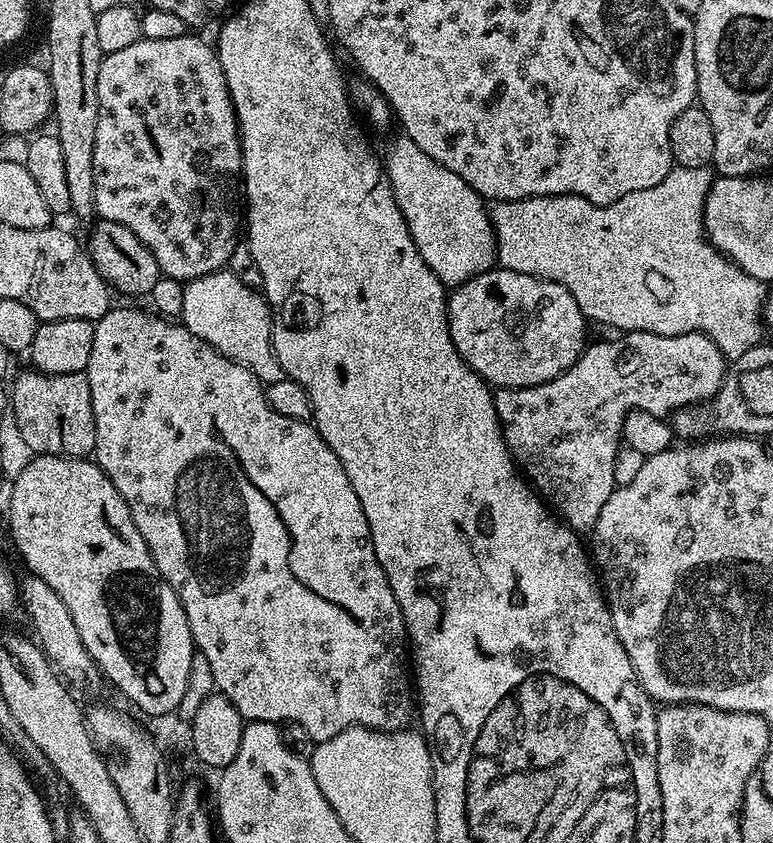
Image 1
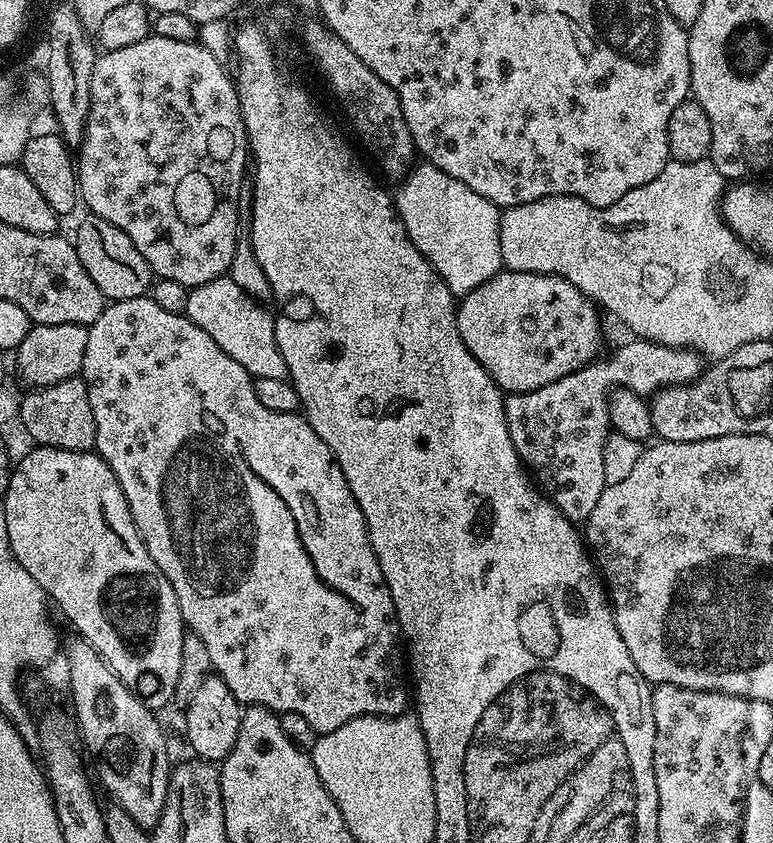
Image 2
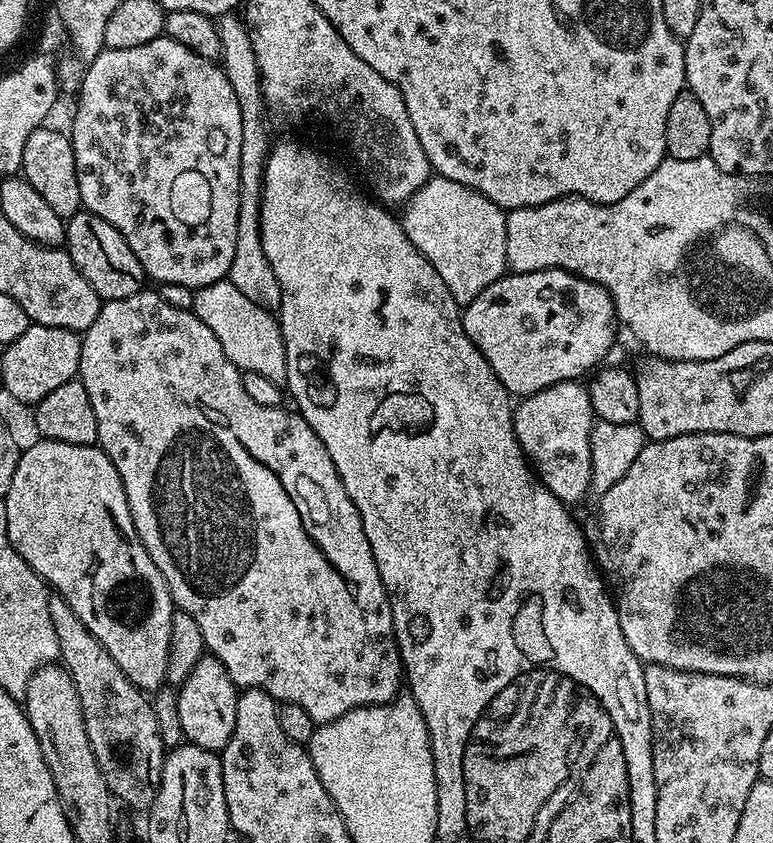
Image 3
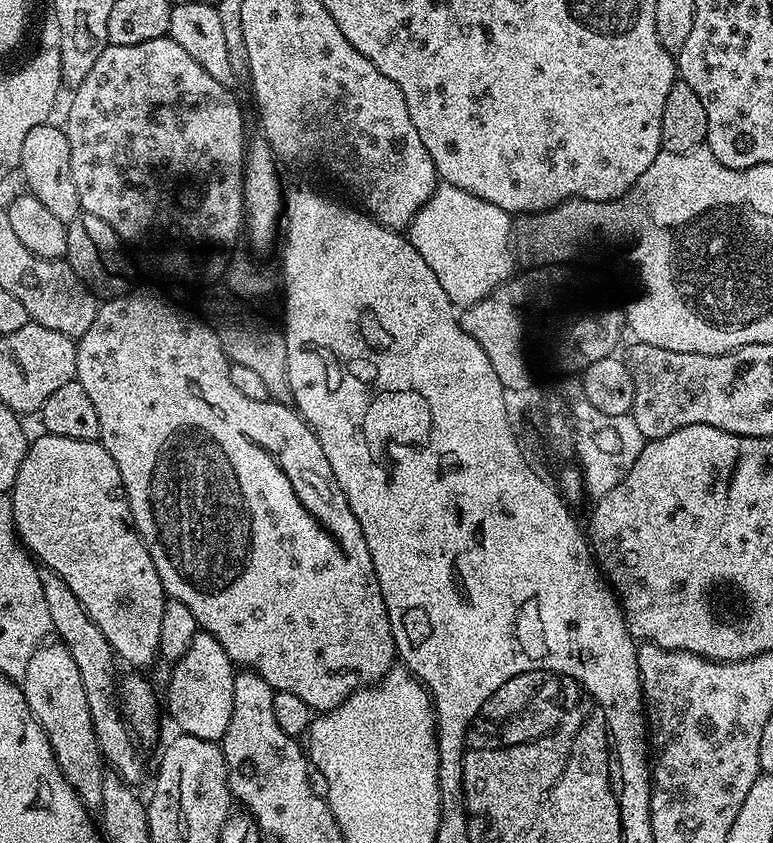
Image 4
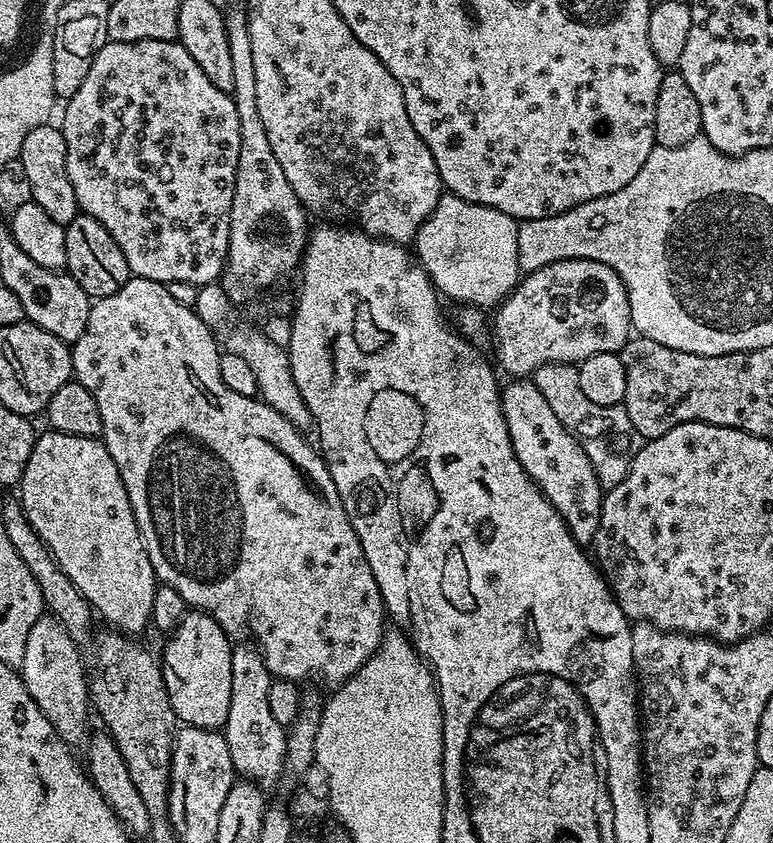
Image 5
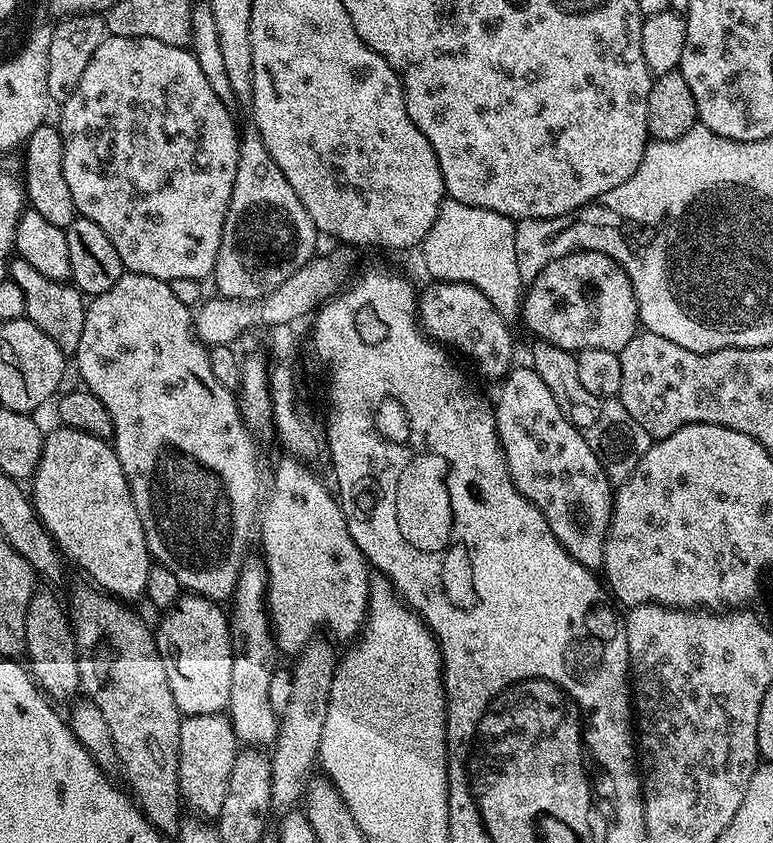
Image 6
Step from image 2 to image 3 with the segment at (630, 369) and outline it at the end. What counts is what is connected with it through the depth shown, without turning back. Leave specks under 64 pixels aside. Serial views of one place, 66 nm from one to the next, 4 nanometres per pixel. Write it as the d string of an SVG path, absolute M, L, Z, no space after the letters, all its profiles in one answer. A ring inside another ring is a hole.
M580 380L558 382L523 397L512 413L512 429L529 465L565 506L573 506L590 492L592 463L590 434L594 423L592 402Z

